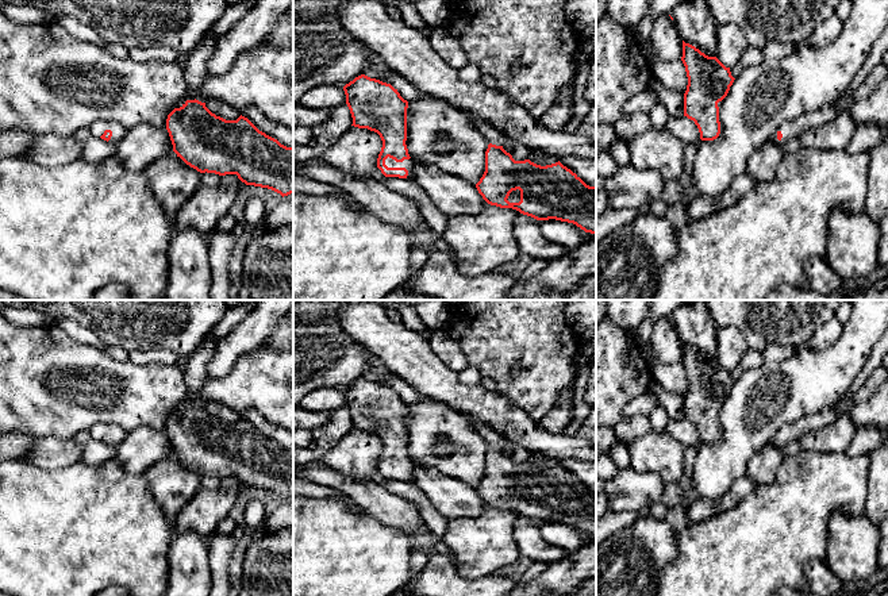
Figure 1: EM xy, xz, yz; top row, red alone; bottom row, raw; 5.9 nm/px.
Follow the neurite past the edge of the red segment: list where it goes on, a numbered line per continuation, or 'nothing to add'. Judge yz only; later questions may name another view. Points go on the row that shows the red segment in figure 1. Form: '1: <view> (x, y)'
1: yz (795, 129)

